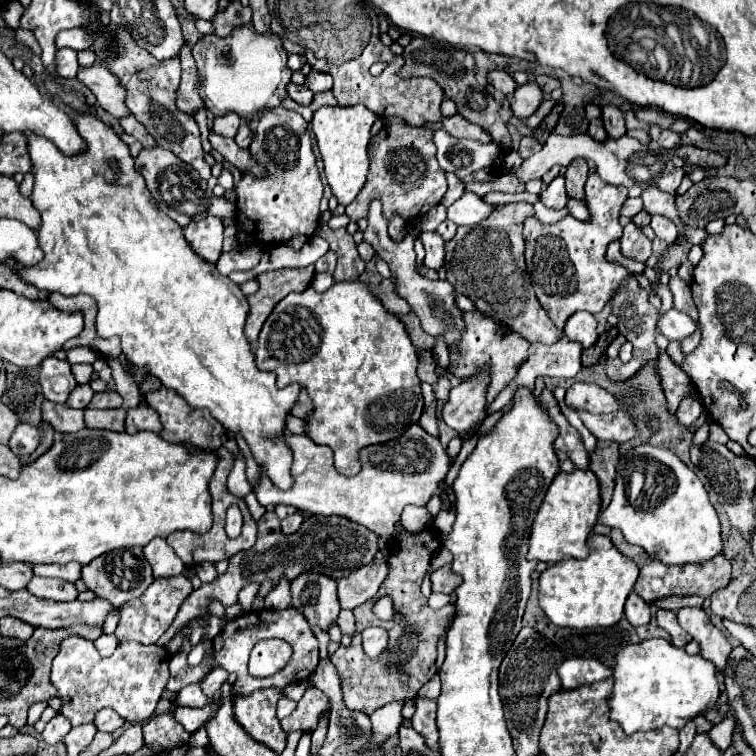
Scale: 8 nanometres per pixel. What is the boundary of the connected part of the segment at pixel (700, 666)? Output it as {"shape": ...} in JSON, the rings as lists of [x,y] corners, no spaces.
{"shape":[[[653,638],[625,646],[615,660],[615,688],[609,702],[611,718],[617,720],[627,734],[665,726],[683,728],[689,720],[717,704],[721,692],[717,668],[709,660],[703,660],[703,656],[689,656],[683,648],[675,648],[667,640]]]}

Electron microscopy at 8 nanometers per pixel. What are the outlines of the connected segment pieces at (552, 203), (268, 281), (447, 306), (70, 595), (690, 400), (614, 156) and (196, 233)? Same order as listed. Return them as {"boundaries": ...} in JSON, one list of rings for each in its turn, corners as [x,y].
{"boundaries":[[[[559,174],[551,184],[547,184],[547,188],[539,194],[539,200],[547,206],[547,208],[555,208],[561,210],[567,204],[567,192],[565,192],[565,180]]],[[[307,266],[307,268],[281,268],[281,270],[273,270],[257,276],[257,282],[261,284],[261,288],[257,294],[247,298],[251,312],[245,326],[245,334],[253,346],[273,306],[291,292],[303,292],[309,286],[313,274],[315,274],[313,266]]],[[[371,200],[367,208],[367,230],[363,232],[363,240],[369,242],[375,250],[375,254],[385,260],[391,268],[391,280],[395,286],[395,292],[407,300],[411,310],[419,316],[423,332],[427,332],[433,338],[443,338],[447,348],[457,346],[459,336],[463,336],[463,310],[455,302],[455,288],[447,280],[429,280],[423,278],[415,268],[415,250],[413,250],[413,236],[405,236],[401,242],[393,242],[387,234],[387,218],[381,212],[379,200]]],[[[35,576],[27,584],[27,590],[33,596],[37,596],[37,598],[53,600],[53,602],[70,602],[77,599],[75,584],[59,580],[59,578],[41,578],[41,576]]],[[[689,394],[689,396],[685,396],[683,400],[681,400],[681,404],[679,404],[679,410],[677,410],[677,420],[683,424],[683,426],[691,426],[699,416],[701,416],[701,412],[703,412],[703,404],[701,404],[701,400],[699,400],[699,394]]],[[[551,134],[547,138],[547,142],[543,144],[543,148],[533,154],[531,158],[523,160],[521,168],[515,172],[515,176],[521,180],[521,182],[527,182],[527,180],[535,180],[535,178],[541,178],[551,166],[559,164],[559,166],[567,166],[573,158],[585,158],[585,160],[593,160],[595,166],[597,166],[597,174],[607,182],[607,184],[613,184],[613,186],[625,186],[625,188],[631,188],[631,186],[641,186],[641,188],[647,188],[647,186],[657,186],[659,190],[663,192],[669,192],[669,194],[675,194],[675,190],[679,188],[683,176],[685,176],[685,170],[683,168],[677,168],[669,154],[661,148],[661,146],[645,146],[641,144],[639,140],[635,138],[629,138],[629,136],[621,136],[619,140],[613,140],[609,138],[607,142],[595,142],[591,136],[587,134],[579,134],[579,136],[559,136],[559,134]]],[[[207,216],[203,220],[193,220],[185,228],[185,236],[195,252],[207,262],[217,262],[221,256],[223,244],[223,224],[215,216]]]]}

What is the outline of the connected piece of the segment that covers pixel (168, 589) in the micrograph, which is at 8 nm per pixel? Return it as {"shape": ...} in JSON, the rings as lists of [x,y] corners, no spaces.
{"shape":[[[173,576],[173,578],[157,578],[151,588],[139,600],[131,600],[131,604],[123,604],[121,618],[115,630],[117,640],[137,640],[143,644],[155,644],[157,638],[171,626],[173,618],[179,612],[179,606],[183,600],[191,594],[191,582],[185,576]]]}

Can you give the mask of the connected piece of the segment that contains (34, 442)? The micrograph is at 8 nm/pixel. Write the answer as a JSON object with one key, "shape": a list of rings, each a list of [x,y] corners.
{"shape":[[[19,424],[17,430],[15,430],[15,434],[11,436],[9,446],[11,446],[11,450],[13,450],[17,456],[21,456],[23,460],[27,460],[29,454],[39,446],[41,434],[43,434],[41,426],[35,428],[35,426],[31,426],[31,424]]]}

